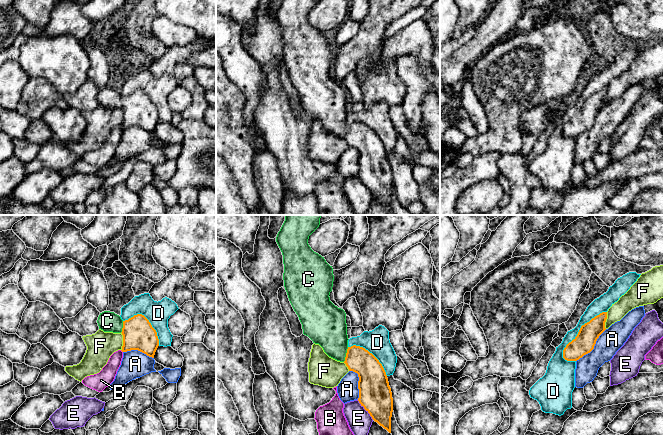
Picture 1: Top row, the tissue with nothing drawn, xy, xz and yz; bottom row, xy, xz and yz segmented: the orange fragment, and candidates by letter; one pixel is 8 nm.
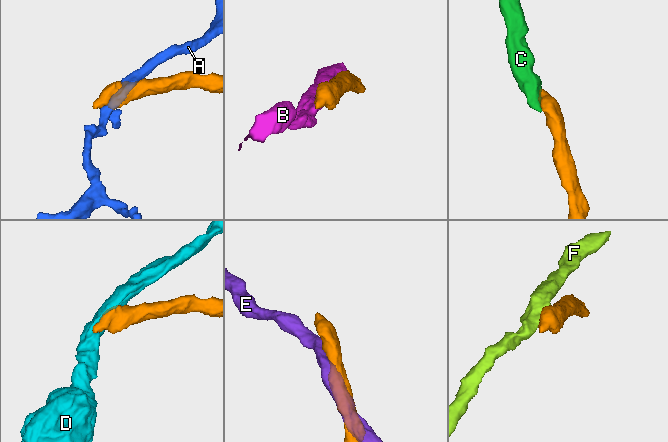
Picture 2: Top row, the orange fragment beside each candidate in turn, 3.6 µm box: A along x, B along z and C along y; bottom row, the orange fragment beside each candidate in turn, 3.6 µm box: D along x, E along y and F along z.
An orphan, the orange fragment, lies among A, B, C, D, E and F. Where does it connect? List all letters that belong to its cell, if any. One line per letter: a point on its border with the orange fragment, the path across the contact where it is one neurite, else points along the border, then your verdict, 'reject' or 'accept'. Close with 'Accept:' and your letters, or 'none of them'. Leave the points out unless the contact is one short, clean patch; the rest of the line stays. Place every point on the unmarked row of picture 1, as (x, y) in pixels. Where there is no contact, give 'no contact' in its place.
A: meets orange in yz at (593, 123); reject
B: no contact; reject
C: meets orange in xz at (346, 130); runs through xz (370, 147), (358, 135), (346, 130), (334, 118), (328, 105); accept
D: meets orange in yz at (579, 107); reject
E: meets orange in xz at (364, 184); reject
F: meets orange in xy at (123, 117); reject
Accept: C

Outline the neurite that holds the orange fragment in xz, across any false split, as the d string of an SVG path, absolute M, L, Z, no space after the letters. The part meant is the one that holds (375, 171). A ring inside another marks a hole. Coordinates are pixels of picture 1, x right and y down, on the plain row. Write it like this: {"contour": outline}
{"contour": "M283 0L278 8L276 18L283 31L283 56L285 66L289 77L302 100L303 110L308 112L313 119L319 120L329 133L344 138L349 147L358 150L359 179L370 190L375 198L391 209L393 174L386 148L379 136L368 126L356 121L351 123L348 122L349 115L347 111L346 89L343 85L335 82L330 77L329 73L334 57L333 44L326 38L324 33L314 28L308 20L309 12L319 3L319 1L320 0Z"}

